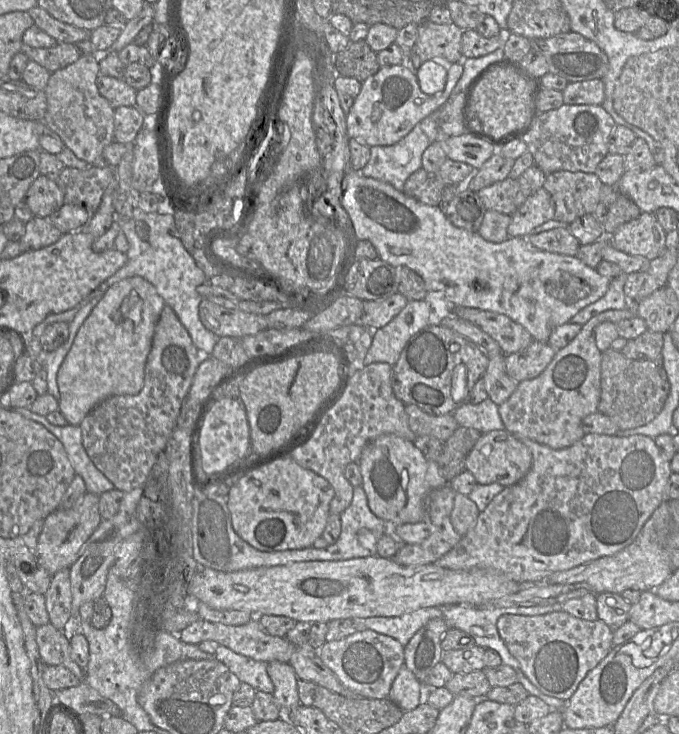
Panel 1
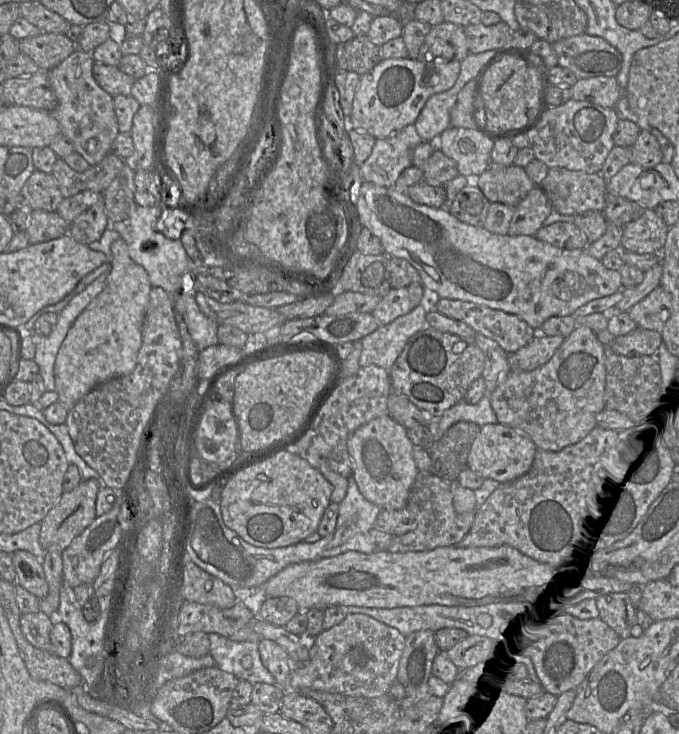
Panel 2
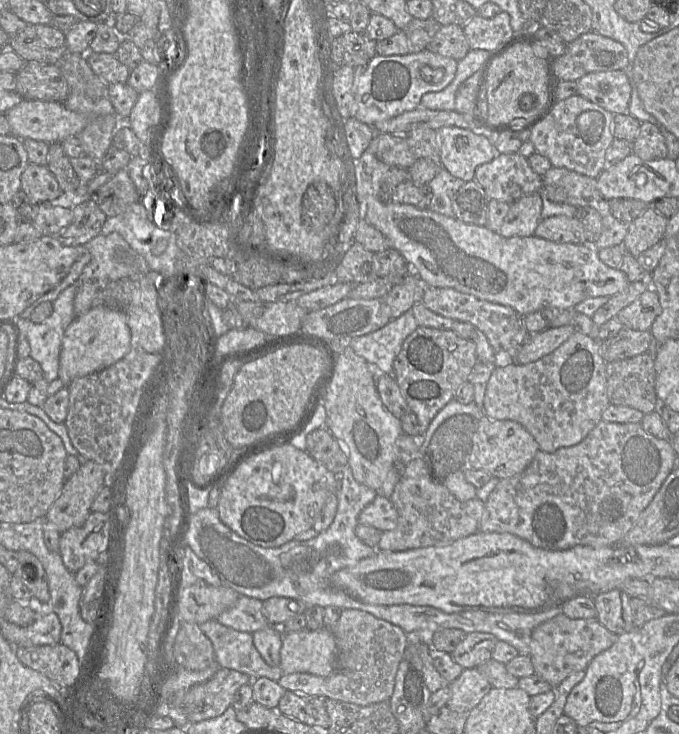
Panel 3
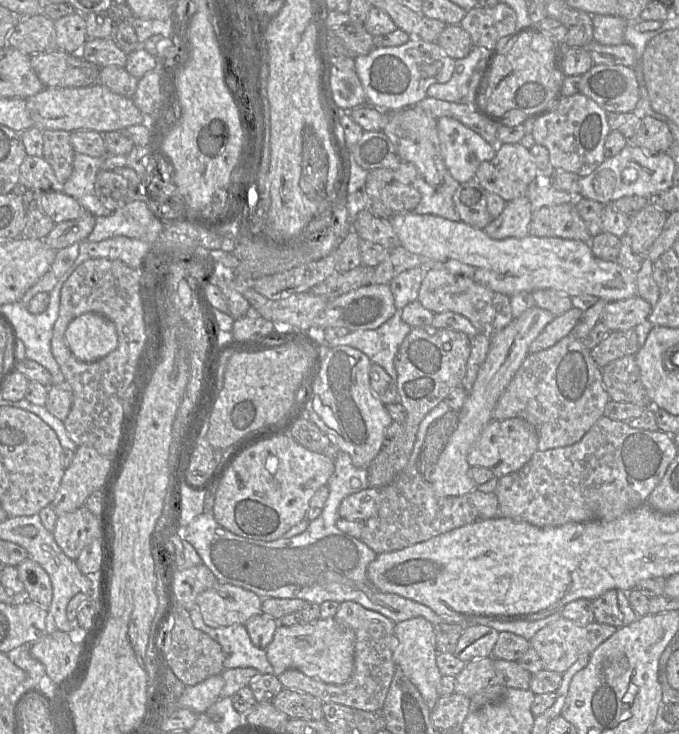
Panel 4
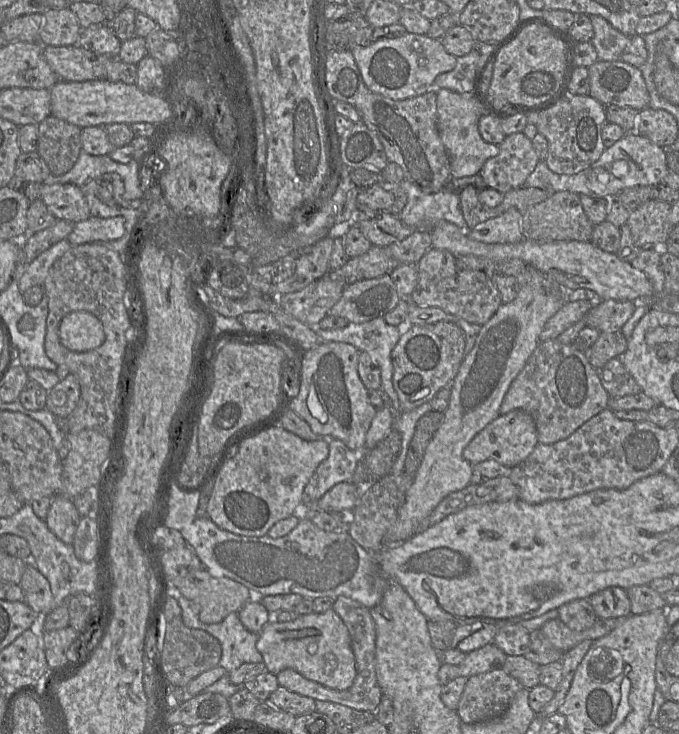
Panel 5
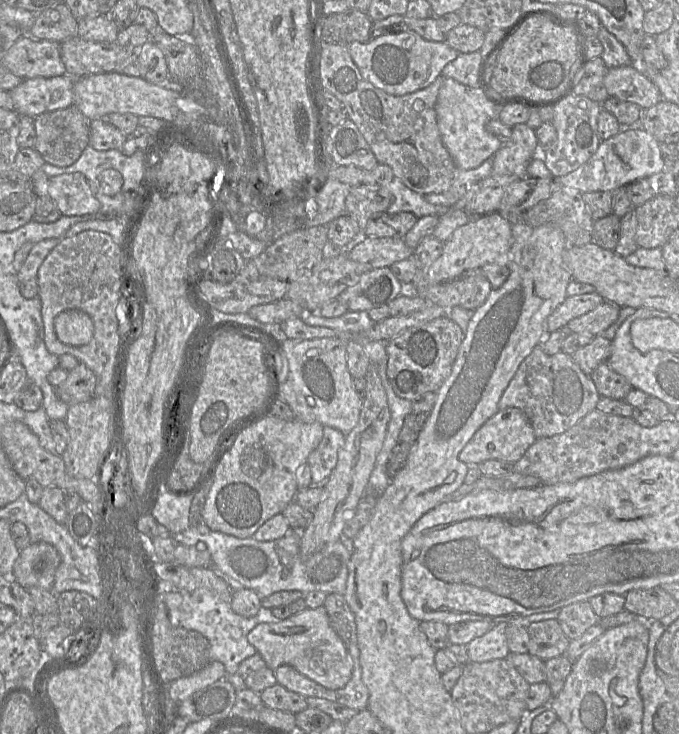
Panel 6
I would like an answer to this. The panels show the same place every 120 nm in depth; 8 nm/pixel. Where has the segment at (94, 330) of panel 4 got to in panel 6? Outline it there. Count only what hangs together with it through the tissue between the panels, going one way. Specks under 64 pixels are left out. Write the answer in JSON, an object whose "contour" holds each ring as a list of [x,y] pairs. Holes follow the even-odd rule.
{"contour":[[[69,309],[59,313],[54,320],[54,328],[58,340],[70,346],[86,345],[94,334],[92,319],[78,309]]]}

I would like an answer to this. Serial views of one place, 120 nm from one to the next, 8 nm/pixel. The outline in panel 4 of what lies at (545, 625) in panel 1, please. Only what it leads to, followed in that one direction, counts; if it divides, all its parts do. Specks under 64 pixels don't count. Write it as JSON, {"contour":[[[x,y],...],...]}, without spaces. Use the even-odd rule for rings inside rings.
{"contour":[[[560,617],[536,632],[530,640],[530,645],[539,654],[544,670],[563,674],[582,655],[591,655],[594,650],[612,636],[617,629],[618,628],[614,626],[596,621],[587,625],[579,625],[564,617]]]}

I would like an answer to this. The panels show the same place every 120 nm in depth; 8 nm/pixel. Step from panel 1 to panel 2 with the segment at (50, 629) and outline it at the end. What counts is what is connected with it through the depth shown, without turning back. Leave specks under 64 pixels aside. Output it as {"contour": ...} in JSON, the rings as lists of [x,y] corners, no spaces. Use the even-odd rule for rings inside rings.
{"contour":[[[42,611],[22,614],[20,626],[25,638],[39,649],[54,654],[54,649],[50,641],[50,632],[55,619],[49,617]]]}

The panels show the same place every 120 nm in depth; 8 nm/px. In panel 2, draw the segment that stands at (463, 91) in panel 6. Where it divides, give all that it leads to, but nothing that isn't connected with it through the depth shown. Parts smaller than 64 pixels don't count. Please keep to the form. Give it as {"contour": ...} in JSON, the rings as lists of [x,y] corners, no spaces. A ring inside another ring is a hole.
{"contour":[[[448,127],[437,139],[437,149],[455,161],[458,173],[474,179],[490,167],[494,142],[475,128]]]}

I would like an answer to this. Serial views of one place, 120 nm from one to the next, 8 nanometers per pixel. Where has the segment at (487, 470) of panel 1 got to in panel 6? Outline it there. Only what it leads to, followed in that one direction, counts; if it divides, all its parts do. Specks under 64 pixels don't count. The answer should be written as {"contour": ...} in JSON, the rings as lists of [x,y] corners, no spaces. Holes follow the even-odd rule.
{"contour":[[[516,407],[499,409],[475,432],[459,453],[458,458],[466,464],[480,464],[490,459],[515,463],[536,439],[533,427],[522,410]]]}

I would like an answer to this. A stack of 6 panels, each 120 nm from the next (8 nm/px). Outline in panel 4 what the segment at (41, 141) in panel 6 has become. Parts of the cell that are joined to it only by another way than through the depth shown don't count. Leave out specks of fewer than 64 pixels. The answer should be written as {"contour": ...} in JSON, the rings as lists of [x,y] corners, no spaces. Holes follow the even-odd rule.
{"contour":[[[65,130],[43,131],[43,158],[48,162],[60,184],[71,176],[75,151],[72,147],[71,132]]]}

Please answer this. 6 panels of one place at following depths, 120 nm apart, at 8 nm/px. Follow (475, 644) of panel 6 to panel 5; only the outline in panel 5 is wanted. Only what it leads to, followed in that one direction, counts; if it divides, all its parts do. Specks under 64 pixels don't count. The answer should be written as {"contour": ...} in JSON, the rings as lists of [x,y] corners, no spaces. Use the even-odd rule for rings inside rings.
{"contour":[[[493,642],[466,655],[465,660],[459,665],[460,676],[470,677],[501,668],[507,655]]]}

